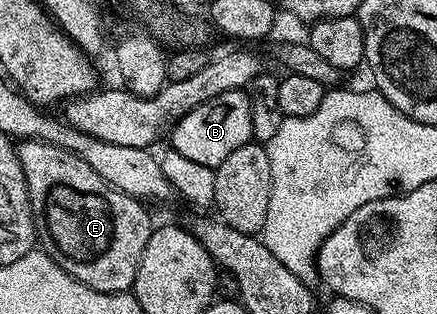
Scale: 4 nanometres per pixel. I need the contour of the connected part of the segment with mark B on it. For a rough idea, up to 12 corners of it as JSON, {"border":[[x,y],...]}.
{"border":[[248,93],[183,115],[172,149],[216,168],[253,141]]}

